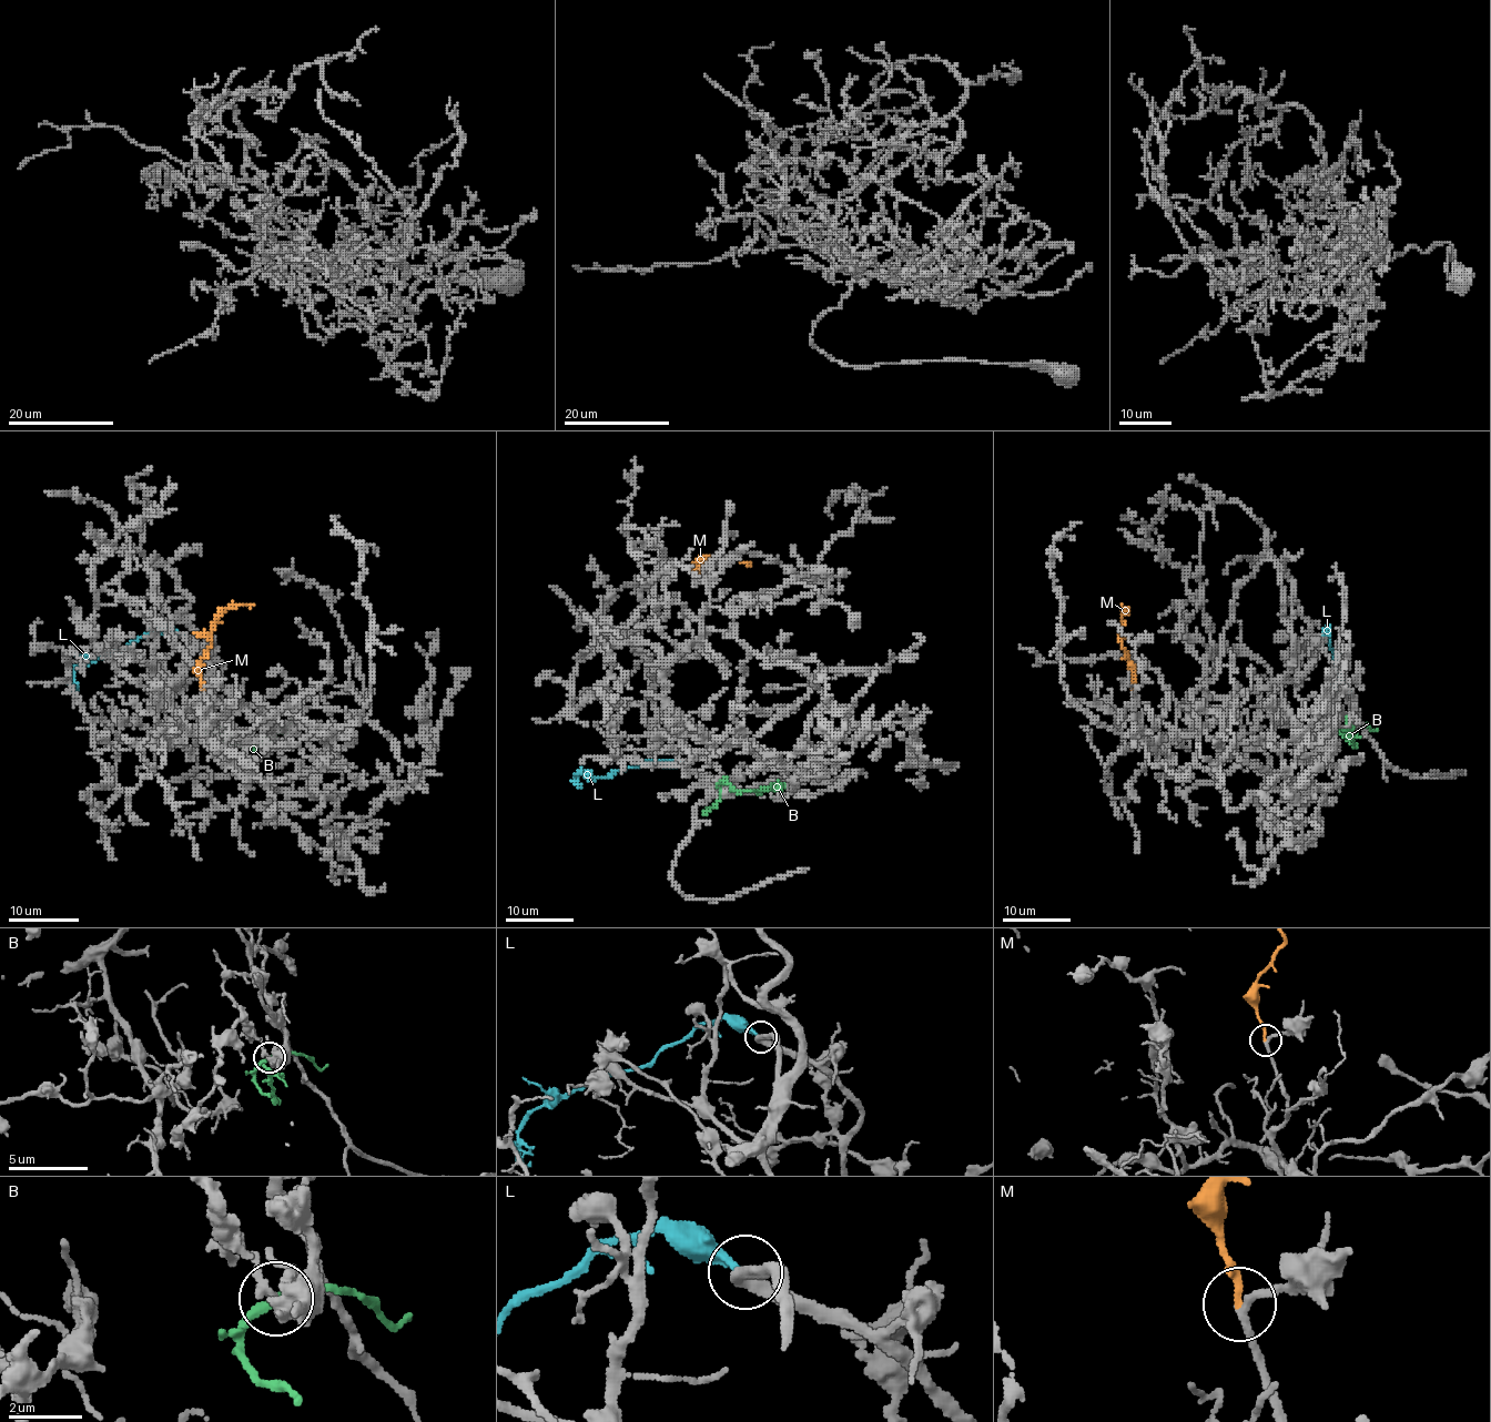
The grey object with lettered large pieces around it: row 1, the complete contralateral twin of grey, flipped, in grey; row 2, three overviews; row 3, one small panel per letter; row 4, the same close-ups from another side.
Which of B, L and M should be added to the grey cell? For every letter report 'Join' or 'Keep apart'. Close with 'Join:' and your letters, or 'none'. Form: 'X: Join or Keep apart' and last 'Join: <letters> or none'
B: Keep apart
L: Keep apart
M: Join
Join: M

